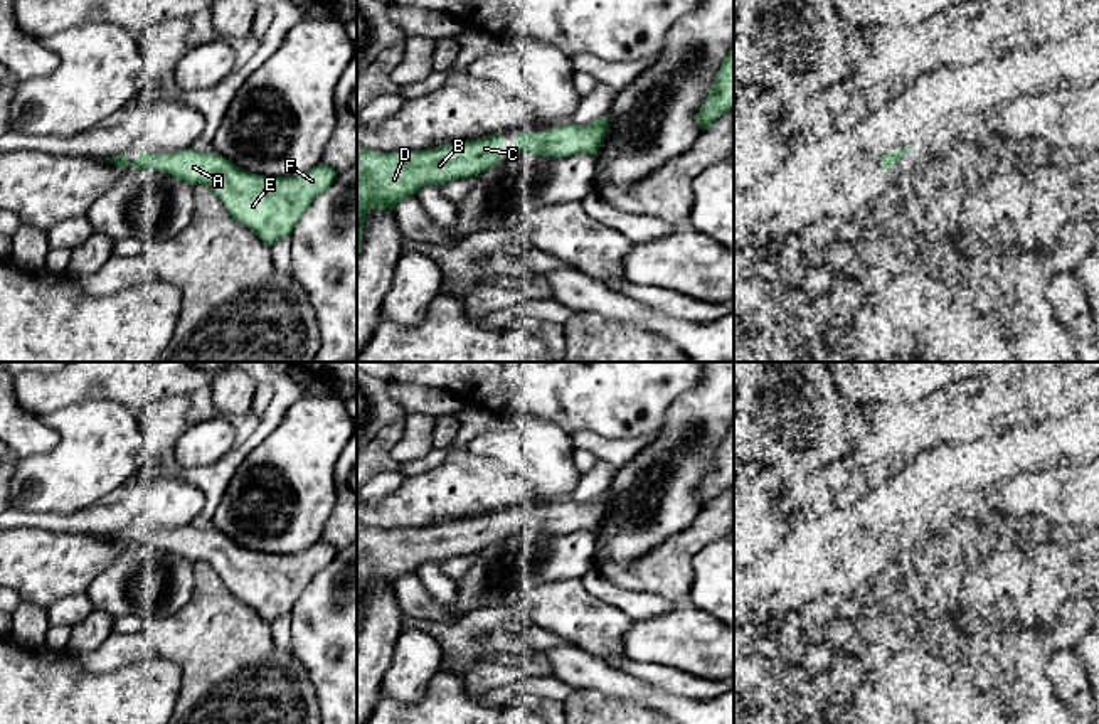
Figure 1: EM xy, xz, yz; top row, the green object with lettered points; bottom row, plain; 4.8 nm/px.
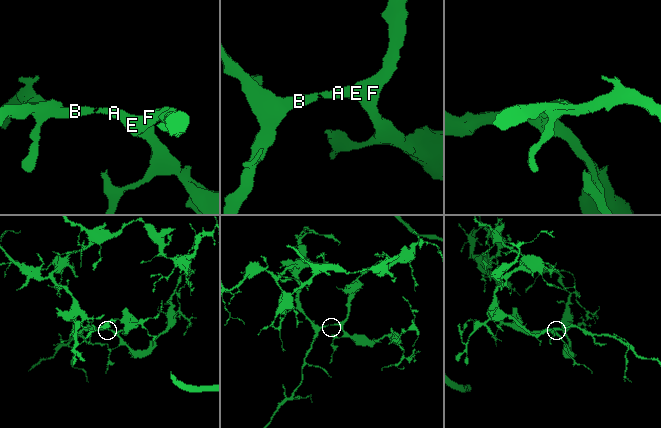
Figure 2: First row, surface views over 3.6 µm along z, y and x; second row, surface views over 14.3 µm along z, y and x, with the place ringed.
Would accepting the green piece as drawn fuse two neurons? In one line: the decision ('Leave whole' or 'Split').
Leave whole

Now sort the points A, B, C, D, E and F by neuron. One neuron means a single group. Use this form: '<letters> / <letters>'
A B C D E F

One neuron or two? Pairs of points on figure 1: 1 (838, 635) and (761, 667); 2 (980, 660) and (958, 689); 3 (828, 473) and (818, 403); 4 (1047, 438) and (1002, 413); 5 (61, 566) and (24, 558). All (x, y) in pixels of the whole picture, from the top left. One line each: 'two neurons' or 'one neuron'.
1: two neurons
2: two neurons
3: one neuron
4: two neurons
5: one neuron

